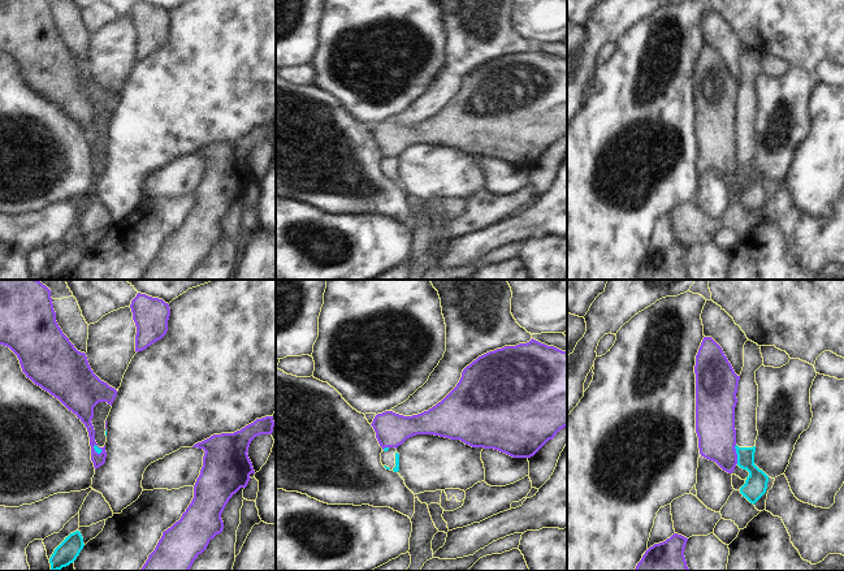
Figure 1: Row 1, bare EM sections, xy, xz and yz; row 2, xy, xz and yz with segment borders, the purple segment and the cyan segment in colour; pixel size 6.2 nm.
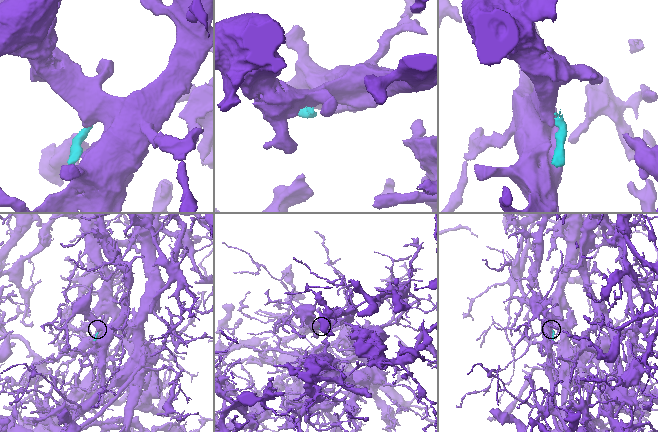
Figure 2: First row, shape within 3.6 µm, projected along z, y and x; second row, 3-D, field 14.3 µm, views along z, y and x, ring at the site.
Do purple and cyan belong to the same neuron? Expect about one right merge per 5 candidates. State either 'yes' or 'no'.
no

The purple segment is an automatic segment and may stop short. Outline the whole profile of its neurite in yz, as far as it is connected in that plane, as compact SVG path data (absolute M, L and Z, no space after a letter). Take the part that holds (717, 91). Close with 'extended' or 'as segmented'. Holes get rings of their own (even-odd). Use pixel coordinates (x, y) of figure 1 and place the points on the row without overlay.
M711 46L701 51L694 82L700 163L732 182L737 173L735 116L740 85Z; as segmented

